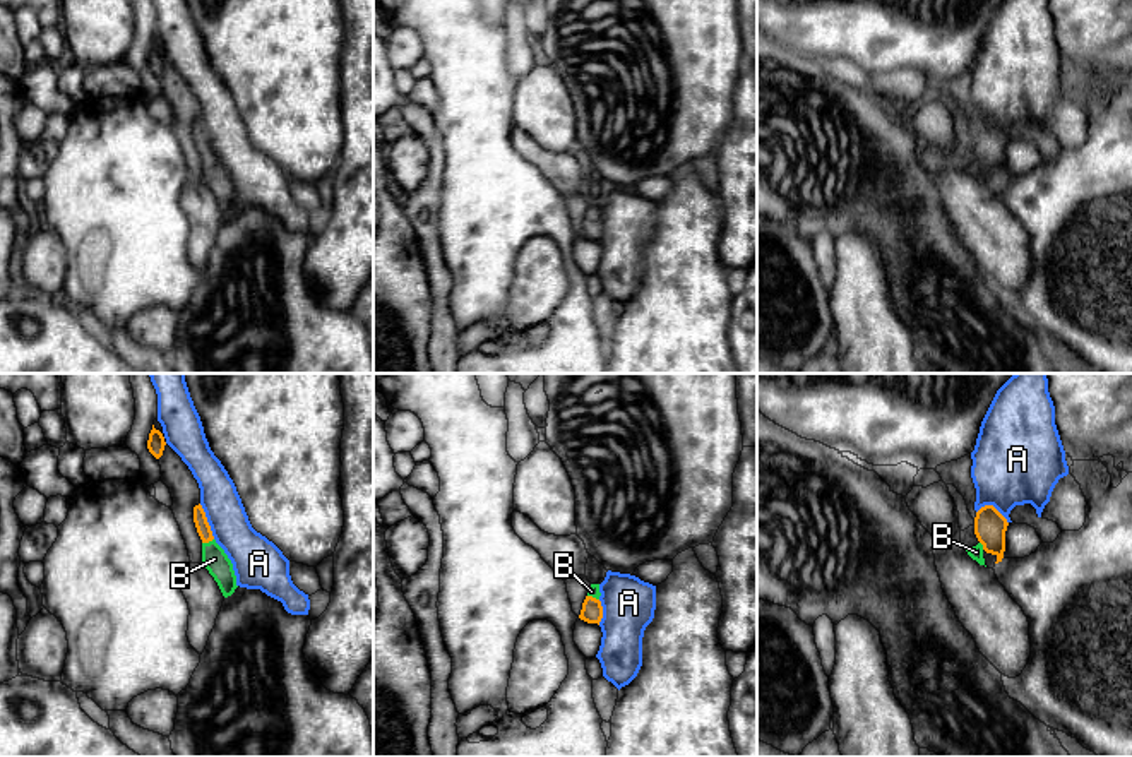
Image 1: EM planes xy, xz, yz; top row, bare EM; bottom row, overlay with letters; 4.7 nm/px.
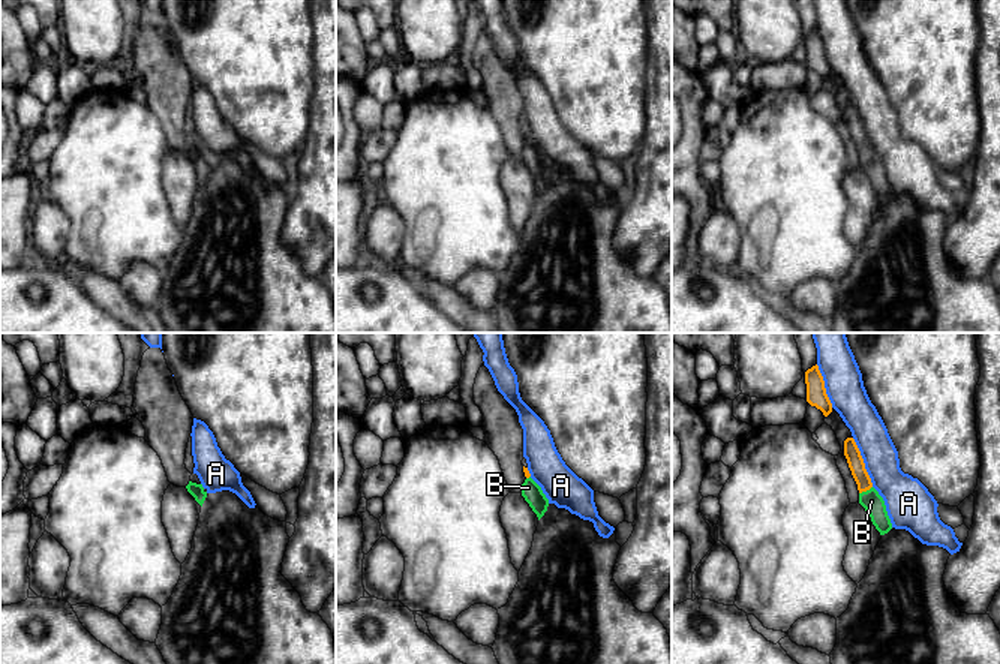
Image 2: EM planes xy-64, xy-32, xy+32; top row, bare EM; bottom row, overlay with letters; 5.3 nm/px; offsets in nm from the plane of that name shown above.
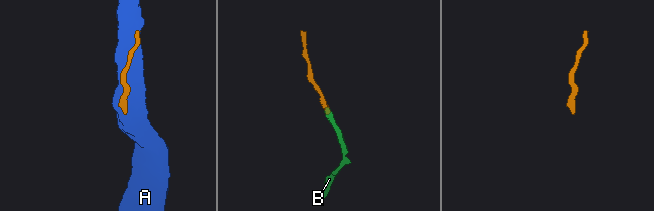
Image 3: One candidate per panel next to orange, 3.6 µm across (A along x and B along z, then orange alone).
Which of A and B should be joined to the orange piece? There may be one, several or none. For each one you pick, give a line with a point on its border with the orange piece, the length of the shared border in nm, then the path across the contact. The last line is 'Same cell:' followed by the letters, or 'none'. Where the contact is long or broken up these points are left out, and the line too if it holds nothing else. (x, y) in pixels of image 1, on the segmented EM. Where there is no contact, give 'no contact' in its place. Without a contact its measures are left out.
B: meets orange in xy at (208, 542); contact 60 nm long; runs through xy (202, 526), (208, 542), (214, 559)
Same cell: B

